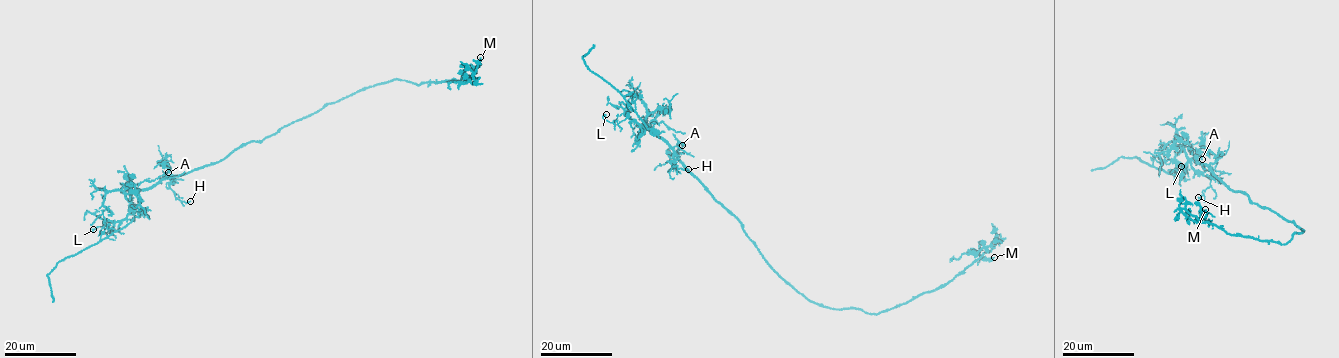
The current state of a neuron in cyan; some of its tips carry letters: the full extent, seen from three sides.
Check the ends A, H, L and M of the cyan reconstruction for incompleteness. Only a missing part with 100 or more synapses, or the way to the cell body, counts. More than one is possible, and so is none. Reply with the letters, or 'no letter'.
no letter

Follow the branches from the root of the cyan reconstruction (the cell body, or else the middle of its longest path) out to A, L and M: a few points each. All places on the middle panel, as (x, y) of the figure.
A: (761, 253), (734, 214), (716, 200), (675, 156), (678, 143), (684, 143), (682, 145)
L: (761, 253), (739, 220), (689, 172), (668, 143), (623, 114), (610, 122), (602, 117), (606, 114)
M: (761, 253), (774, 272), (807, 299), (876, 315), (944, 287), (996, 239), (974, 253), (994, 257)

